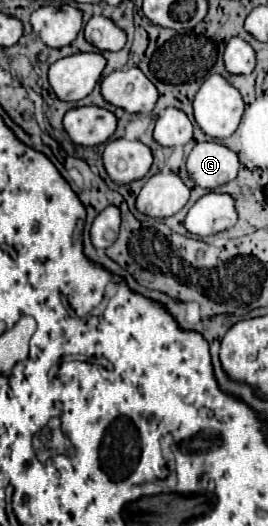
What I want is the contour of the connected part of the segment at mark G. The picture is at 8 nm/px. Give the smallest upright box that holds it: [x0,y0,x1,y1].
[187,141,239,191]

